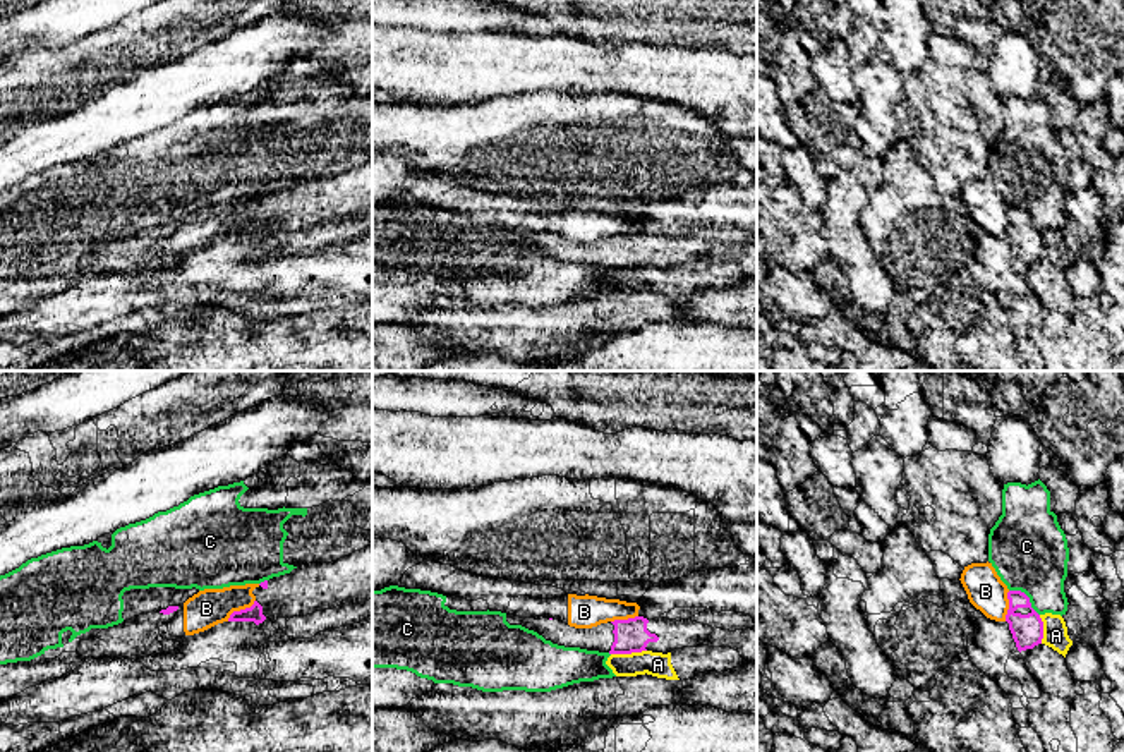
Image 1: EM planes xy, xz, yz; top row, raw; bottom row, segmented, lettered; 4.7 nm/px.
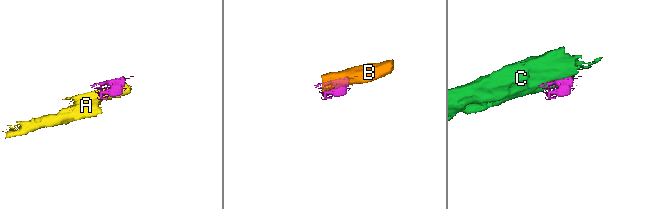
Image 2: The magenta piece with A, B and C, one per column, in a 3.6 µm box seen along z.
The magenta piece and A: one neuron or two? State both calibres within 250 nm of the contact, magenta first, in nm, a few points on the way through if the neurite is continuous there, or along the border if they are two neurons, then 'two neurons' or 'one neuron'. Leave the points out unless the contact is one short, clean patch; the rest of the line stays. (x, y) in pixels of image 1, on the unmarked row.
160/110 nm | along xz (646, 265), (611, 270) | two neurons

